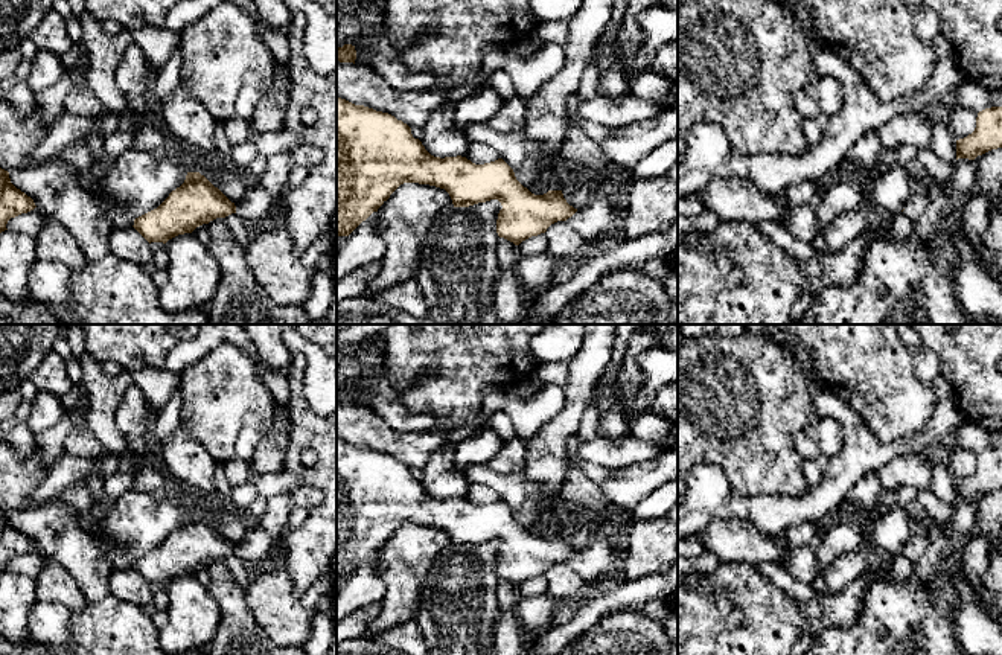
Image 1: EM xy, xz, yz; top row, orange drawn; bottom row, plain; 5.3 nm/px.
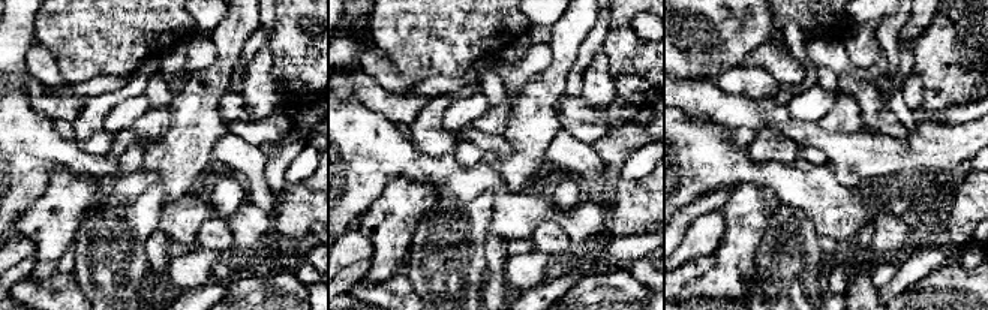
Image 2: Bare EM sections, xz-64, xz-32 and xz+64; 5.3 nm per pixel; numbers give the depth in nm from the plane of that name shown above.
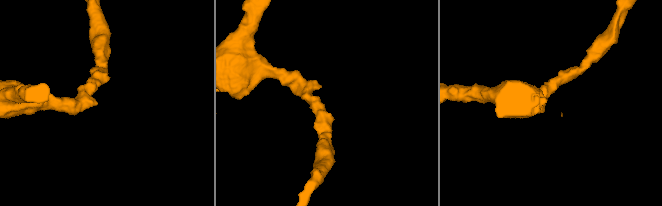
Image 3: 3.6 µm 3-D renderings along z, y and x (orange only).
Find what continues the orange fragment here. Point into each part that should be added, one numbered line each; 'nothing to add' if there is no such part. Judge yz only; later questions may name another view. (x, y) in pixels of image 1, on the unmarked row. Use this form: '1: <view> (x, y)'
nothing to add

